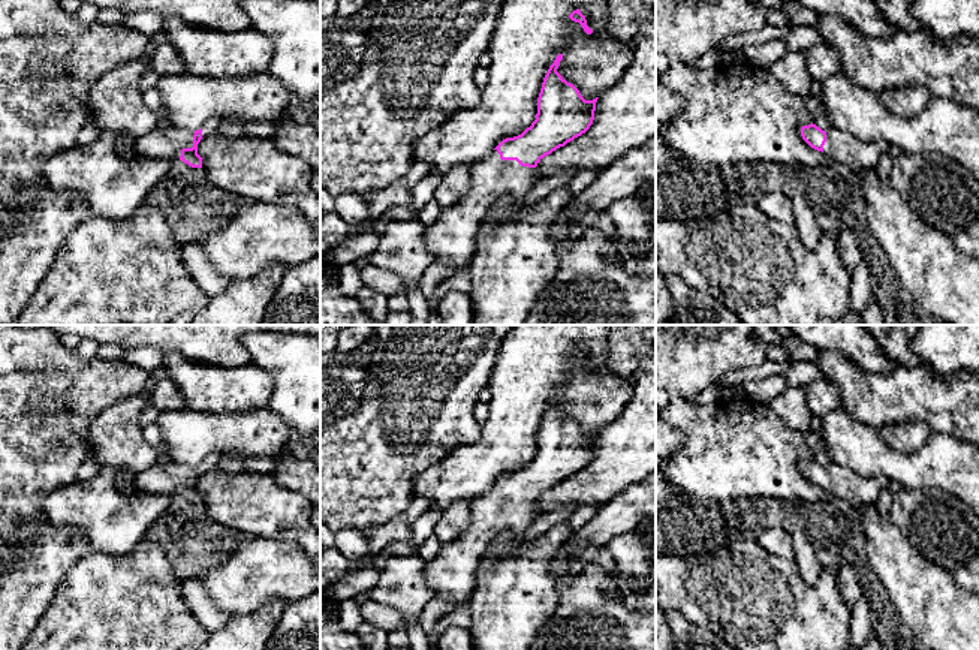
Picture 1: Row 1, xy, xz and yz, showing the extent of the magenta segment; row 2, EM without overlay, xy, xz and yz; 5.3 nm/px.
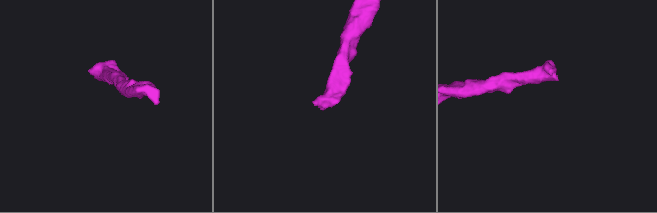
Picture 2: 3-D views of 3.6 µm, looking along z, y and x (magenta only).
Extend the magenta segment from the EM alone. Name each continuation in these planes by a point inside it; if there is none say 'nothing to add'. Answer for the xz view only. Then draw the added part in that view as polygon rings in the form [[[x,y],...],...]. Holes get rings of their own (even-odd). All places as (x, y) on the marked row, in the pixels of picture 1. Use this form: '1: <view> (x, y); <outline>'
1: xz (451, 238); [[[497,150],[470,163],[467,195],[457,205],[443,208],[424,235],[433,261],[449,265],[448,274],[469,268],[478,235],[490,219],[490,208],[504,195],[512,198],[515,207],[522,205],[536,181],[536,168],[501,160]]]

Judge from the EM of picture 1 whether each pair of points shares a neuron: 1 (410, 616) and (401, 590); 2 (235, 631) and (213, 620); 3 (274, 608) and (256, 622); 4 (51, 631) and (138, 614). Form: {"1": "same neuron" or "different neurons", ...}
{"1": "same neuron", "2": "different neurons", "3": "same neuron", "4": "same neuron"}

